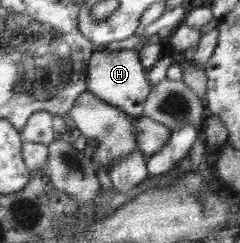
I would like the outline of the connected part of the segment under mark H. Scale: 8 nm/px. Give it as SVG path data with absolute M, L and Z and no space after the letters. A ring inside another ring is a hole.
M135 49L95 52L87 69L87 81L89 92L135 117L144 116L145 102L155 87L149 81L149 70L142 64L140 53Z

